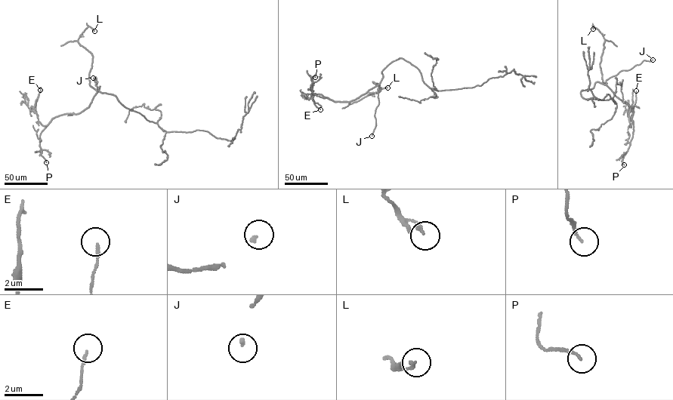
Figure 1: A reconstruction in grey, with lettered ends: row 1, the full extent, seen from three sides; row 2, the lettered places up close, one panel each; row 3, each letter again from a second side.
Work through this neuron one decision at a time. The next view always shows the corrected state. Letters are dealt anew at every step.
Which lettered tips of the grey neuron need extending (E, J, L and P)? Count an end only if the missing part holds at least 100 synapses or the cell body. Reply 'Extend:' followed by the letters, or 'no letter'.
Extend: J

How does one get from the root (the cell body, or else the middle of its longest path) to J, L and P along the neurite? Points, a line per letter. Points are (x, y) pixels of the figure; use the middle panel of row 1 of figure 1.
J: (411, 63), (399, 58), (382, 72), (375, 115), (376, 124), (372, 136)
L: (411, 63), (400, 57), (391, 62), (382, 72), (380, 82), (372, 81), (381, 90), (368, 94), (387, 87)
P: (411, 63), (400, 57), (391, 62), (380, 83), (349, 102), (313, 93), (310, 77), (315, 77)

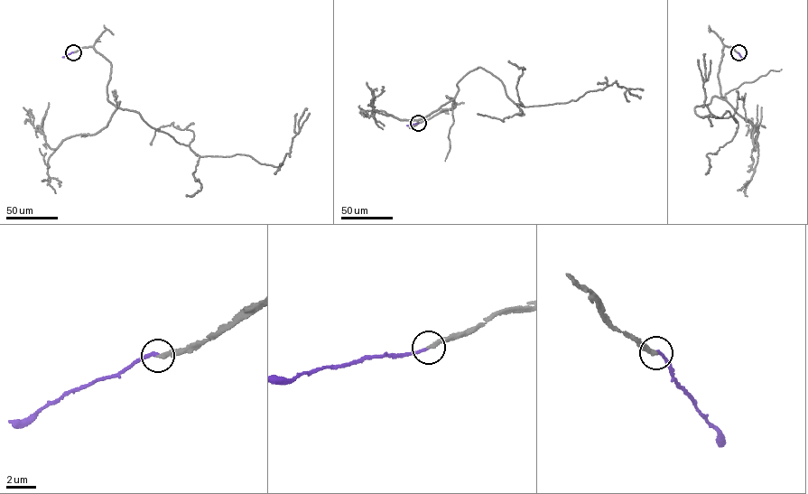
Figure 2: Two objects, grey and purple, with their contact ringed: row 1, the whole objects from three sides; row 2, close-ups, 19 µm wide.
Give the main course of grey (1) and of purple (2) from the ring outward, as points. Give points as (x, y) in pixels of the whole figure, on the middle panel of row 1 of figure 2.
1: (418, 123), (454, 107), (446, 96), (479, 67), (525, 107), (614, 82), (640, 97)
2: (418, 123), (406, 125)

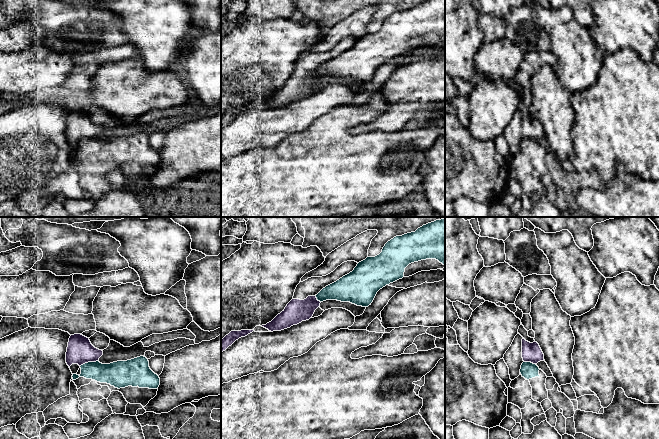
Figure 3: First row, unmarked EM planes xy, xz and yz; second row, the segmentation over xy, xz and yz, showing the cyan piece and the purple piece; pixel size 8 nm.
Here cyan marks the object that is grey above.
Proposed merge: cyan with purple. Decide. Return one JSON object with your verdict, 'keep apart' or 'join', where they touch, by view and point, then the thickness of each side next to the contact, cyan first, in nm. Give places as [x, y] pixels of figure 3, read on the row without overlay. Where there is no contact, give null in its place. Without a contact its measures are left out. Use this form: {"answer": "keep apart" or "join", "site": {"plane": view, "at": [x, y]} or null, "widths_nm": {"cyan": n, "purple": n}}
{"answer": "keep apart", "site": {"plane": "xy", "at": [88, 138]}, "widths_nm": {"cyan": 200, "purple": 200}}

